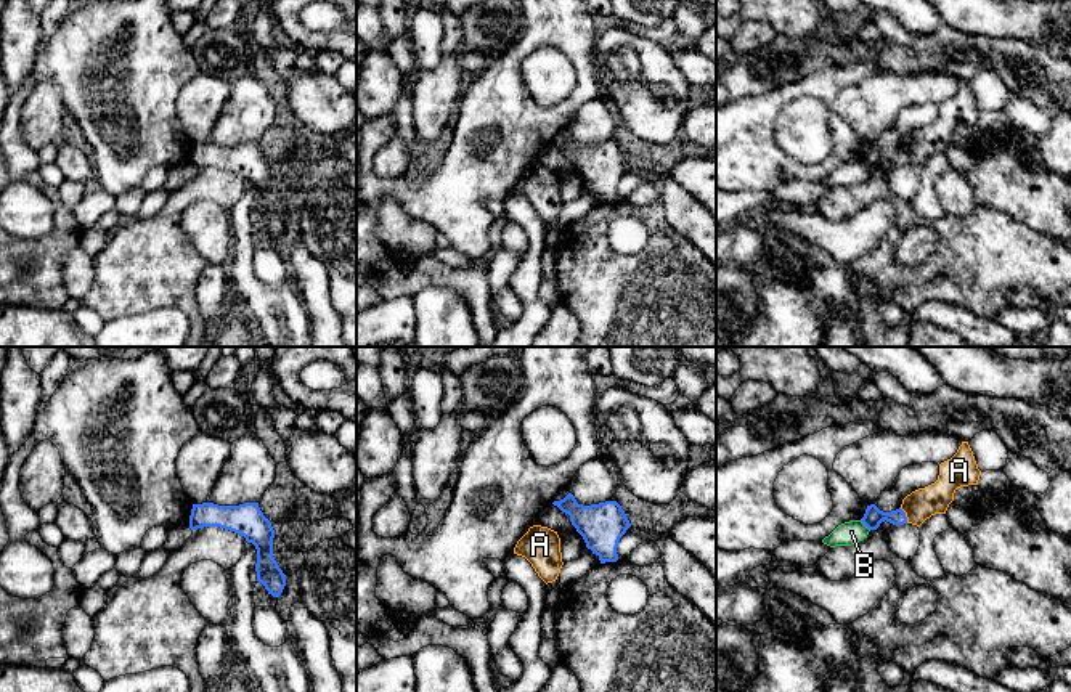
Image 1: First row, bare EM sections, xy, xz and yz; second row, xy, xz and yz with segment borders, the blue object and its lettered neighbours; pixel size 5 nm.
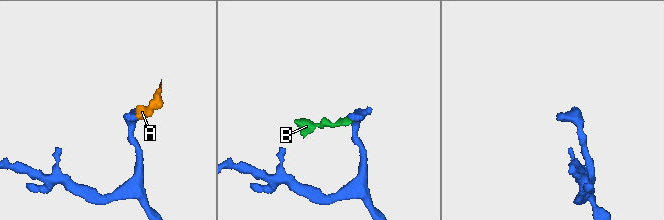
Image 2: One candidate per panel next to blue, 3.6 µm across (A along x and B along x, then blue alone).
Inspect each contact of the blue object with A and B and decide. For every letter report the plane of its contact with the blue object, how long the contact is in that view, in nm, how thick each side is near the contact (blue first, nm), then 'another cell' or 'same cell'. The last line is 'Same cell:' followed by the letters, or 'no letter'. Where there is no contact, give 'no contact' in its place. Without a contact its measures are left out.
A: contact in yz; length 90 nm; calibres 90 and 160 nm; same cell
B: contact in yz; length 80 nm; calibres 90 and 120 nm; same cell
Same cell: A, B

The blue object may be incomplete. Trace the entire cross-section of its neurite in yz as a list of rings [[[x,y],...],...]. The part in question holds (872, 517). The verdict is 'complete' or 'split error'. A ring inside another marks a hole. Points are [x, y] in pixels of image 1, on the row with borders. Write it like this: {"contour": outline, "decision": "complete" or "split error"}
{"contour": [[[962,442],[957,453],[939,464],[938,480],[907,495],[899,509],[883,512],[875,504],[870,504],[861,520],[849,520],[838,525],[822,543],[830,547],[856,544],[885,520],[893,525],[912,523],[920,527],[931,515],[946,514],[949,504],[954,501],[955,490],[978,485],[979,475],[981,470],[968,442]]], "decision": "split error"}

